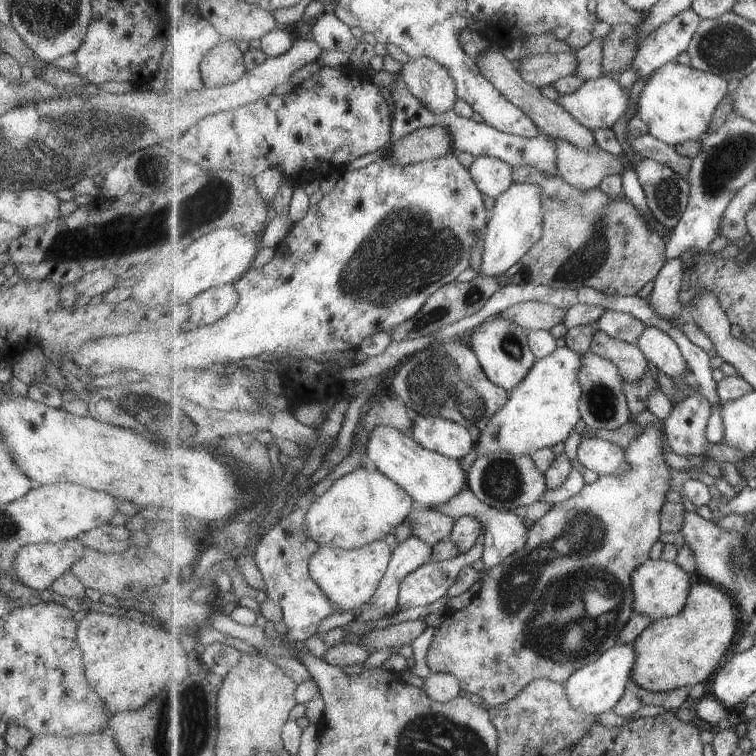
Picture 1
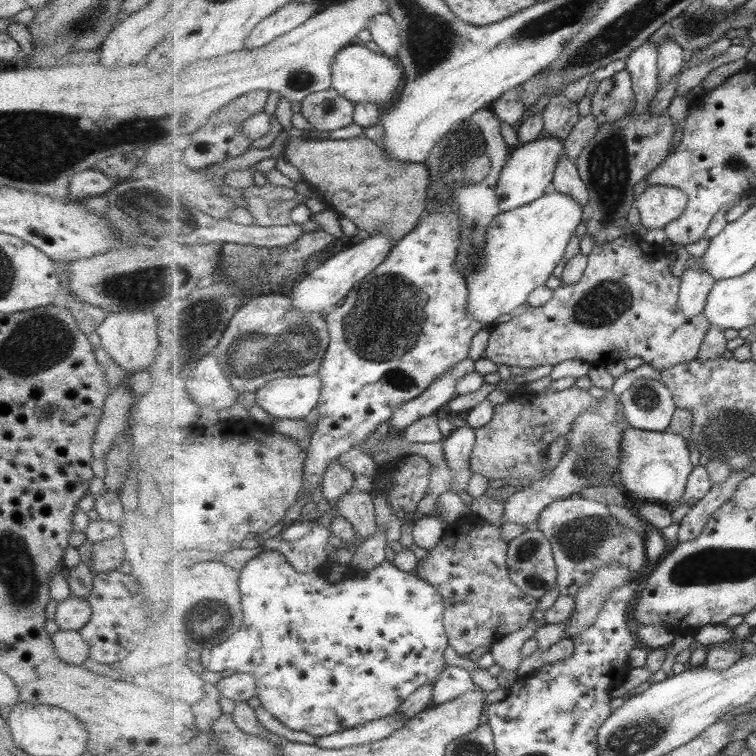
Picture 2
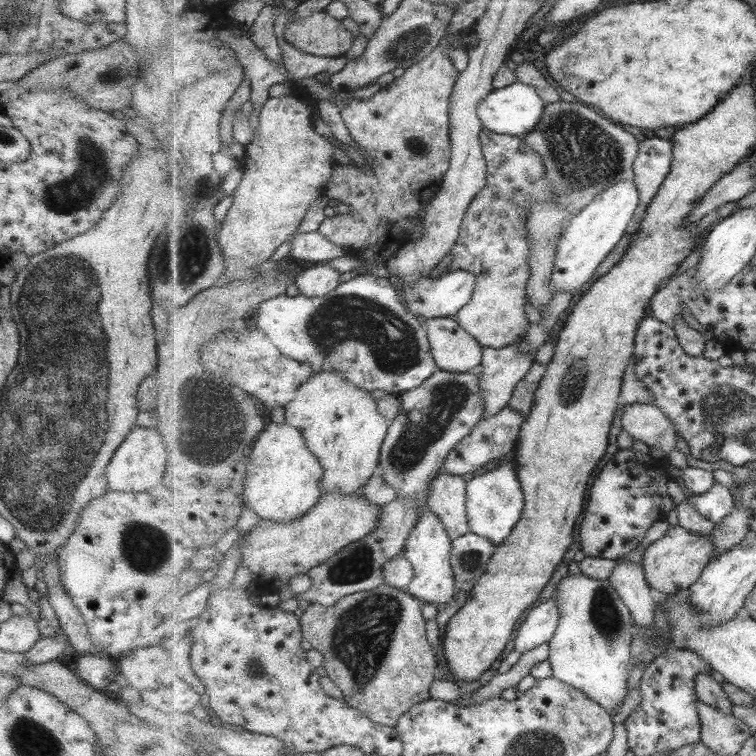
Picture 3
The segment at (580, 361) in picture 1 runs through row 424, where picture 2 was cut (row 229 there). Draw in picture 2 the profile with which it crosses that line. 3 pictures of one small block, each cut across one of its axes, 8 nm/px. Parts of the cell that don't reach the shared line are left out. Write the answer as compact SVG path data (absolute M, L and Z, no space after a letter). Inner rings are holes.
M554 189L539 200L502 212L489 226L485 246L485 268L474 272L469 280L468 314L492 329L497 318L524 310L525 303L539 286L545 286L555 268L564 261L569 241L575 236L583 218L583 206L572 196Z

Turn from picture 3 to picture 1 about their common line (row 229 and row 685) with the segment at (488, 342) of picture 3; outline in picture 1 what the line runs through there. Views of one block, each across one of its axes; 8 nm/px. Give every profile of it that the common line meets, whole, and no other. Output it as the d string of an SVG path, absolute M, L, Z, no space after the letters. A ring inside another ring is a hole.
M657 424L647 425L645 428L643 428L642 433L634 438L632 442L630 442L629 446L624 448L624 454L625 459L628 460L628 466L629 469L625 473L620 474L611 474L611 475L601 475L599 478L593 482L592 484L587 484L586 488L576 496L573 496L572 498L569 498L566 502L553 505L553 509L543 516L539 521L535 522L535 524L530 528L530 534L528 537L527 545L518 552L515 552L512 556L509 556L502 564L499 564L496 568L493 568L491 570L488 570L488 573L483 578L483 587L479 594L476 594L472 599L471 603L466 607L459 611L455 612L448 612L444 622L436 629L436 633L434 634L434 638L427 650L427 664L430 668L430 671L432 673L450 673L454 676L457 676L457 678L460 679L461 687L463 689L463 693L466 695L478 695L479 697L482 697L487 704L490 705L490 707L495 707L498 705L503 705L507 703L509 700L512 700L513 698L516 698L525 688L525 686L529 685L533 680L536 679L550 679L551 681L557 682L557 683L563 683L565 682L577 671L579 668L582 668L583 666L592 664L593 662L596 662L608 649L611 649L612 647L615 647L616 644L619 641L619 638L621 637L622 631L625 629L625 626L629 623L629 620L633 617L633 614L636 612L634 608L634 601L635 601L635 592L633 587L633 580L632 575L633 572L639 566L642 566L645 562L648 562L650 559L652 559L652 549L653 546L656 545L656 543L659 541L659 538L661 538L662 534L662 511L664 510L665 504L667 503L667 494L669 494L669 490L672 490L672 481L673 481L673 474L672 469L669 464L667 464L667 460L665 460L665 454L670 451L669 444L668 444L668 436L665 428L661 428L661 426L658 426ZM583 576L585 576L585 580L589 578L589 584L591 584L591 578L593 578L593 588L591 586L583 586L581 582L583 582Z

